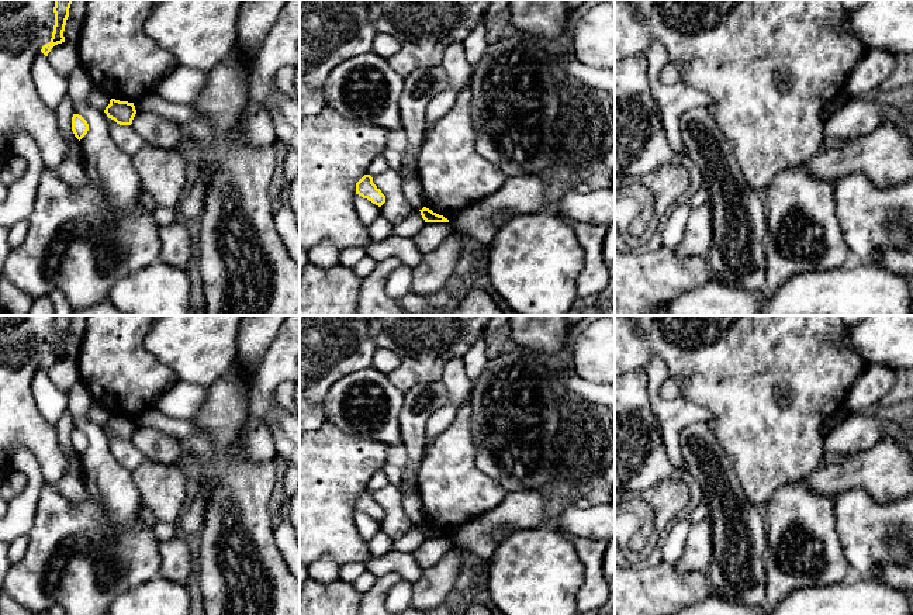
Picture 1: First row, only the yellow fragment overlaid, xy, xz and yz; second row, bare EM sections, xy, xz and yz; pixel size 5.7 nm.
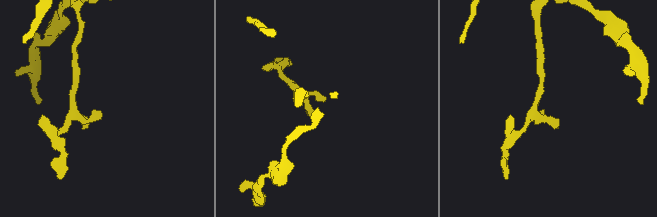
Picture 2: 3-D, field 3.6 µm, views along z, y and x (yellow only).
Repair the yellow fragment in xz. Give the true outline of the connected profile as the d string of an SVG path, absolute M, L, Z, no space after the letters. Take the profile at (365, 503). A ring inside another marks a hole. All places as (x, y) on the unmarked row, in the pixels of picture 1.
M364 490L356 498L356 509L362 511L363 514L367 514L369 516L371 516L373 519L378 522L381 522L385 518L385 511L373 498L373 493L370 490Z

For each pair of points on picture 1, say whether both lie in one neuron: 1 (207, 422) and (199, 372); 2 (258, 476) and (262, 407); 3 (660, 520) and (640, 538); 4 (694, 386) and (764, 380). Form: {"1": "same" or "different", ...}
{"1": "different", "2": "different", "3": "different", "4": "same"}

